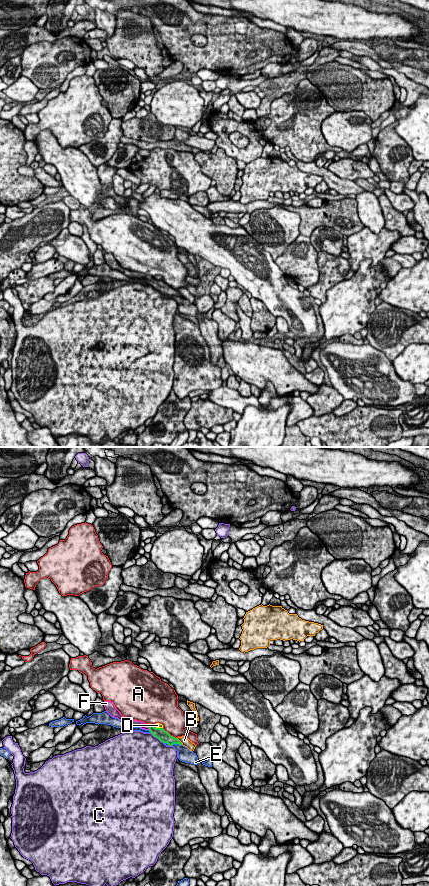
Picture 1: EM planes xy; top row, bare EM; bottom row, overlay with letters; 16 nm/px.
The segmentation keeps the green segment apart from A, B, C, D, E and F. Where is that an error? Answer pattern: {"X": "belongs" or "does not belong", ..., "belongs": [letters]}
{"A": "does not belong", "B": "does not belong", "C": "does not belong", "D": "does not belong", "E": "does not belong", "F": "belongs", "belongs": ["F"]}

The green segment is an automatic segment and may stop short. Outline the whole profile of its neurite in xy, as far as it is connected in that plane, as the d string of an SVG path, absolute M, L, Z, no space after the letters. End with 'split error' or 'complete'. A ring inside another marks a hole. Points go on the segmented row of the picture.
M104 701L103 703L104 703L105 710L112 717L118 718L119 720L123 721L129 726L140 727L142 729L149 730L154 737L158 738L163 743L167 743L169 746L172 746L173 744L182 745L182 743L177 738L171 736L163 728L156 728L152 724L145 724L144 722L133 720L133 719L122 716L120 712L116 709L113 702L111 701Z; split error

